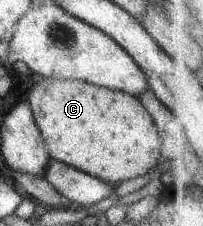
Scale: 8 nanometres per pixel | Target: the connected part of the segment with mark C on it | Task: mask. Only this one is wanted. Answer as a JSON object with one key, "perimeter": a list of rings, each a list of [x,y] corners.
{"perimeter":[[[44,78],[44,81],[30,89],[28,101],[52,160],[61,161],[111,185],[146,174],[156,174],[168,162],[162,154],[161,137],[152,116],[139,98],[132,94],[82,80]]]}

